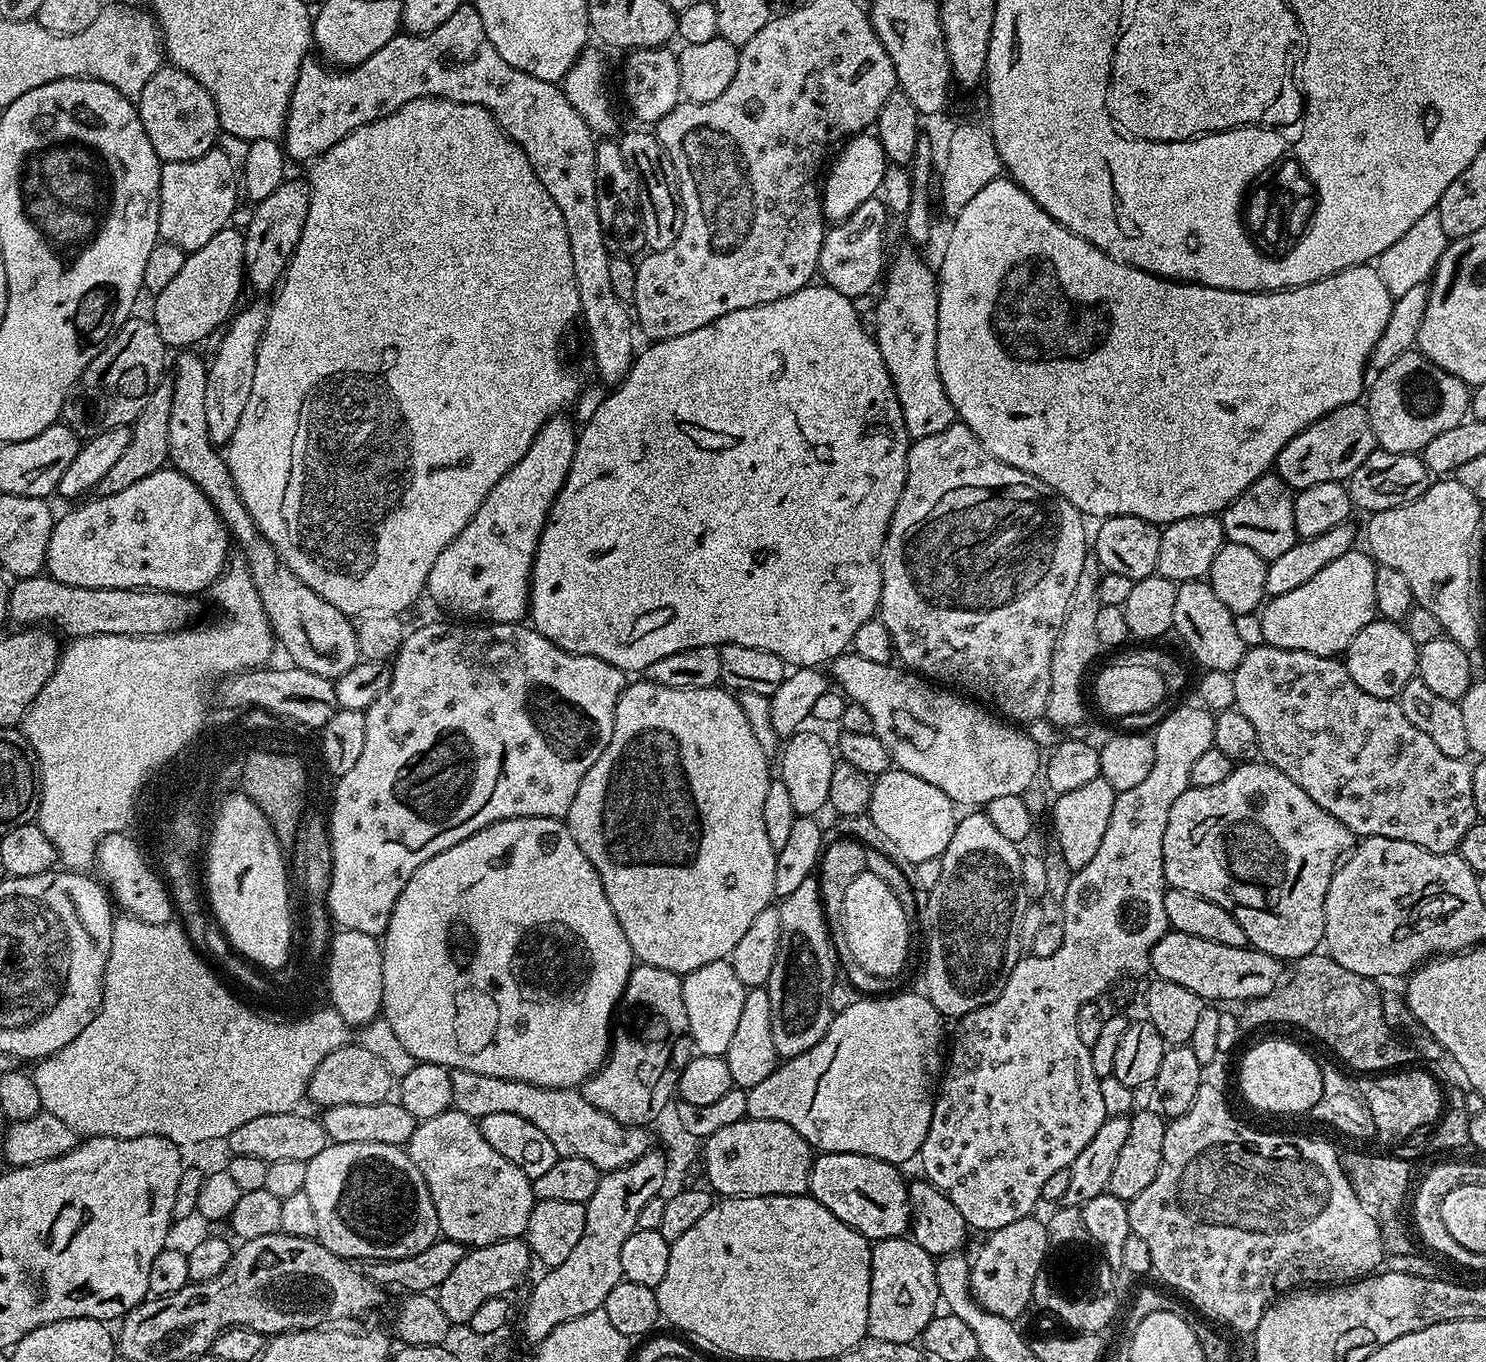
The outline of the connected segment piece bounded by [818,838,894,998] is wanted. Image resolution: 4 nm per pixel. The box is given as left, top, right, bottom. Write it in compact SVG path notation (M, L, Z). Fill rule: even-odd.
M836 838L820 853L818 879L820 881L820 897L824 903L824 917L828 920L828 928L832 932L832 945L836 947L836 958L843 975L861 994L872 998L880 998L893 991L893 978L882 978L878 974L866 974L858 962L854 962L854 954L850 954L850 945L846 942L846 926L844 911L846 910L846 890L854 883L854 878L862 874L870 864L870 852L863 844L847 838Z

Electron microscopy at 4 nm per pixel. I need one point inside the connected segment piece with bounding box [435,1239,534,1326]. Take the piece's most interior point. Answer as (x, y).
(493, 1270)

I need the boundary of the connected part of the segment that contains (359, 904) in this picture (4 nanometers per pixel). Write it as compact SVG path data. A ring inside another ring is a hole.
M491 622L452 623L456 624L424 624L421 628L414 629L413 632L411 629L405 635L399 652L390 664L392 670L390 686L386 686L383 694L364 712L364 717L366 718L366 742L362 745L362 755L358 757L358 762L354 762L352 769L346 770L346 774L335 781L336 789L332 792L332 813L329 811L326 816L328 833L330 834L330 850L332 851L332 877L330 878L330 890L328 891L328 899L326 901L326 912L331 919L333 916L337 920L337 925L340 928L358 930L361 934L370 934L377 938L383 937L386 926L390 922L390 914L398 902L398 894L402 894L406 882L410 882L410 878L416 873L418 866L422 866L422 862L430 862L430 858L434 858L434 854L442 854L442 850L450 850L450 846L458 846L458 842L470 838L470 834L474 834L494 822L509 820L515 816L541 816L542 818L554 818L555 820L567 817L570 810L570 802L574 802L574 794L578 794L578 786L582 786L582 778L586 778L586 770L590 770L590 766L594 766L594 762L598 762L598 758L602 758L602 750L606 750L606 746L610 742L610 734L614 734L614 714L618 706L618 698L626 687L626 674L621 668L610 666L610 662L606 662L602 658L579 656L573 652L562 650L558 646L554 646L554 642L550 642L543 634L524 622L519 624L493 624Z

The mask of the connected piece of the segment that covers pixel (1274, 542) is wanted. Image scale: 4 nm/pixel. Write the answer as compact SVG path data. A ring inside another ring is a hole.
M1275 474L1259 476L1245 492L1222 513L1224 538L1227 543L1250 546L1254 554L1270 561L1286 554L1298 539L1294 526L1294 496L1287 484Z

